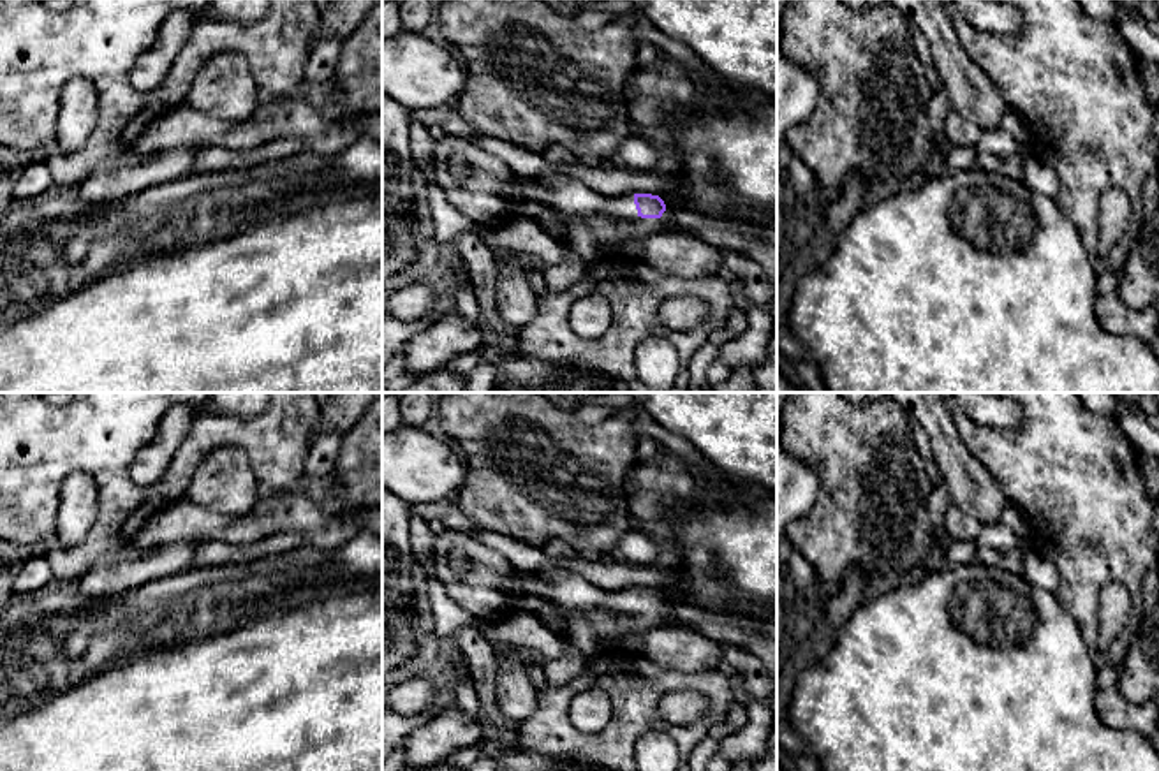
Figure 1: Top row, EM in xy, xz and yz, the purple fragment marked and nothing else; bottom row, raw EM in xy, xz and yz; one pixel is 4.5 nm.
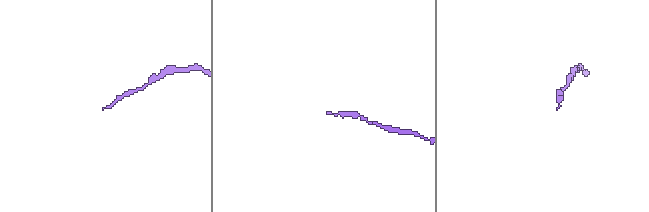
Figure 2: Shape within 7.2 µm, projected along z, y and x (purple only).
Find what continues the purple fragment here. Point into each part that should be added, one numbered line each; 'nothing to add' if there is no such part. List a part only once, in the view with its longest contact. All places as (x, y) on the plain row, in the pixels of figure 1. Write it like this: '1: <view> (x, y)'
1: xz (622, 615)

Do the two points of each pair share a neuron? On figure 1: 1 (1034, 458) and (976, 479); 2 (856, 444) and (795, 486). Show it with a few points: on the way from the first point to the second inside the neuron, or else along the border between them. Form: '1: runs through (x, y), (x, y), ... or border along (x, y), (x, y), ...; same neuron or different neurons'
1: border along (962, 442), (999, 486), (1006, 500); different neurons
2: border along (795, 456), (818, 477), (816, 500), (805, 513); different neurons

